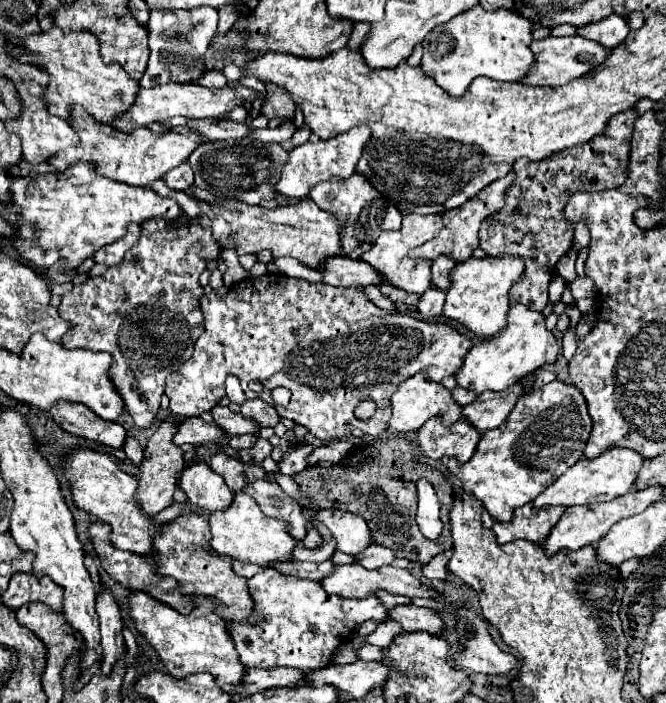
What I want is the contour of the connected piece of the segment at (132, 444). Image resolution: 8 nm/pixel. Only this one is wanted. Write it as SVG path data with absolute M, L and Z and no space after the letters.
M127 437L123 451L125 451L125 455L127 455L127 459L129 459L131 463L135 463L135 465L141 463L141 459L143 459L143 449L141 449L141 445L139 445L133 437Z

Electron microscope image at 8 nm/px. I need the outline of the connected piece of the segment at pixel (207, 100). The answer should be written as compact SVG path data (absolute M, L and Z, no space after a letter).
M167 83L167 85L159 85L159 87L151 87L151 89L139 89L137 101L125 115L121 115L121 119L115 121L115 127L119 127L121 131L133 131L137 127L149 127L153 121L161 123L175 115L193 119L227 117L235 107L243 107L245 101L253 103L259 97L261 95L249 87L211 89L197 84L194 84L194 87L177 87L177 83Z

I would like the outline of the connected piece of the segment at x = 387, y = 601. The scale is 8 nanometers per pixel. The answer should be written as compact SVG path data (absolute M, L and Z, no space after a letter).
M377 591L377 597L383 601L383 605L385 605L387 609L393 609L393 607L397 607L397 605L409 605L409 603L411 603L411 599L407 599L407 597L391 595L391 593L385 593L385 591Z

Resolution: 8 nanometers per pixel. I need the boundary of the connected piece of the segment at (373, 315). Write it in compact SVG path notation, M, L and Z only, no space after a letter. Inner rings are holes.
M267 273L267 275L263 275L263 277L247 277L247 279L239 281L239 283L235 283L235 285L231 287L231 291L229 291L225 297L221 297L221 299L215 297L215 295L211 297L211 293L209 293L209 295L203 295L203 297L201 297L201 311L203 311L203 317L205 317L205 331L203 331L203 335L201 335L201 337L197 339L197 343L195 343L195 353L191 355L189 361L185 361L185 363L183 363L173 375L169 375L169 379L167 379L165 395L167 395L169 401L171 401L169 409L171 409L173 413L177 413L179 417L199 417L201 413L213 409L213 407L221 401L221 397L225 395L225 377L227 377L229 373L233 373L233 375L239 377L241 387L243 387L247 399L261 397L265 403L269 403L269 405L275 407L275 411L279 413L279 417L287 417L287 419L291 419L291 421L299 423L299 425L305 425L305 427L307 427L317 439L321 439L323 443L329 443L329 441L347 437L347 435L351 435L355 429L359 429L359 431L365 433L365 435L379 437L381 433L387 431L387 423L389 423L389 415L391 415L391 395L393 395L393 391L397 391L397 387L399 387L405 379L409 379L411 375L415 375L415 373L419 373L419 371L425 371L425 375L427 375L431 381L441 381L441 379L445 379L445 377L451 377L451 375L457 373L457 367L461 367L461 359L465 359L465 355L467 355L469 349L473 347L473 343L471 343L471 339L469 339L467 335L459 333L457 329L453 329L453 327L447 325L447 323L441 323L441 321L429 323L429 321L415 319L415 317L411 317L411 315L407 315L407 313L401 313L401 311L387 313L387 311L379 309L375 303L371 303L371 301L363 295L363 289L361 289L361 287L333 287L333 285L325 285L325 283L313 285L313 283L305 281L305 279L293 279L293 277L287 277L287 275L281 275L281 273ZM253 379L255 379L255 381L261 381L261 383L265 385L265 391L263 391L263 393L255 393L255 391L249 389L249 381L253 381ZM277 385L279 385L279 387L287 387L287 389L291 391L291 401L289 401L287 407L279 407L279 405L273 403L273 399L271 399L271 387L277 387ZM365 399L375 401L375 403L377 403L377 411L375 411L375 415L373 415L371 419L361 421L361 419L355 417L353 411L355 411L355 407L357 407L361 401L365 401Z

